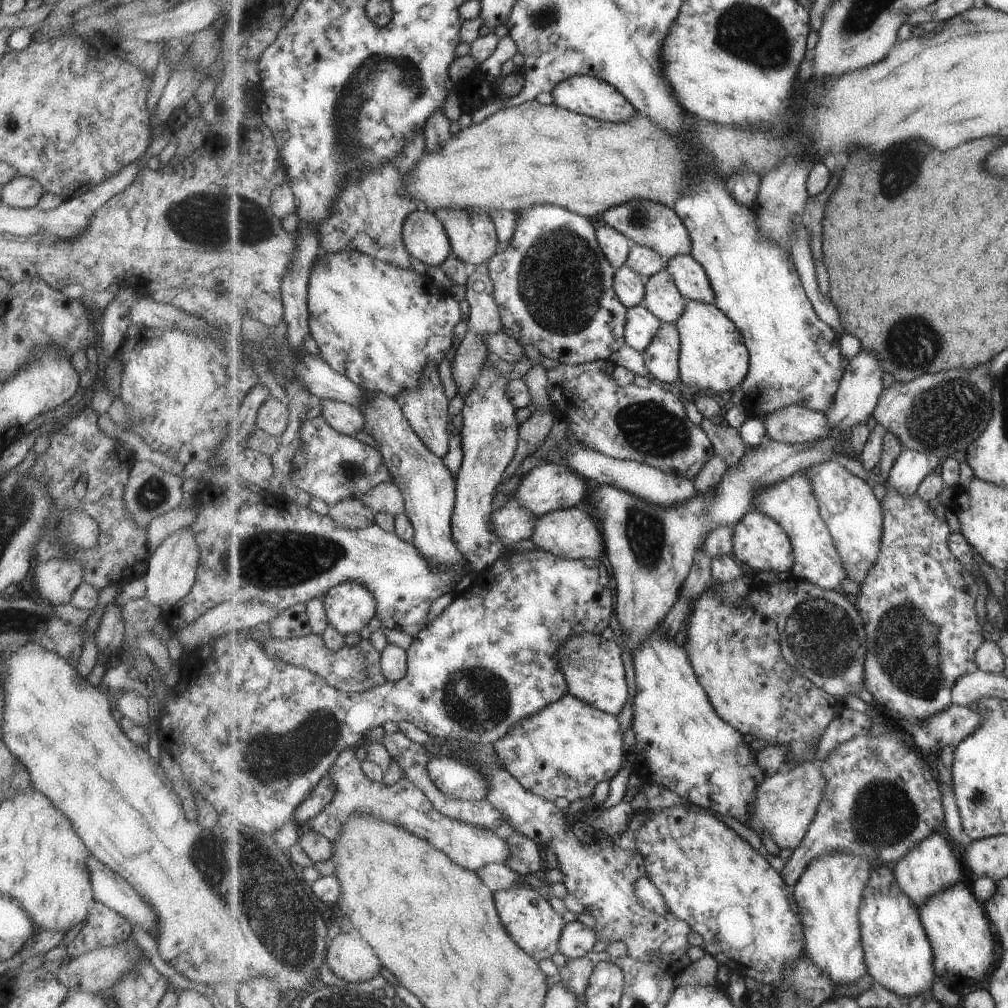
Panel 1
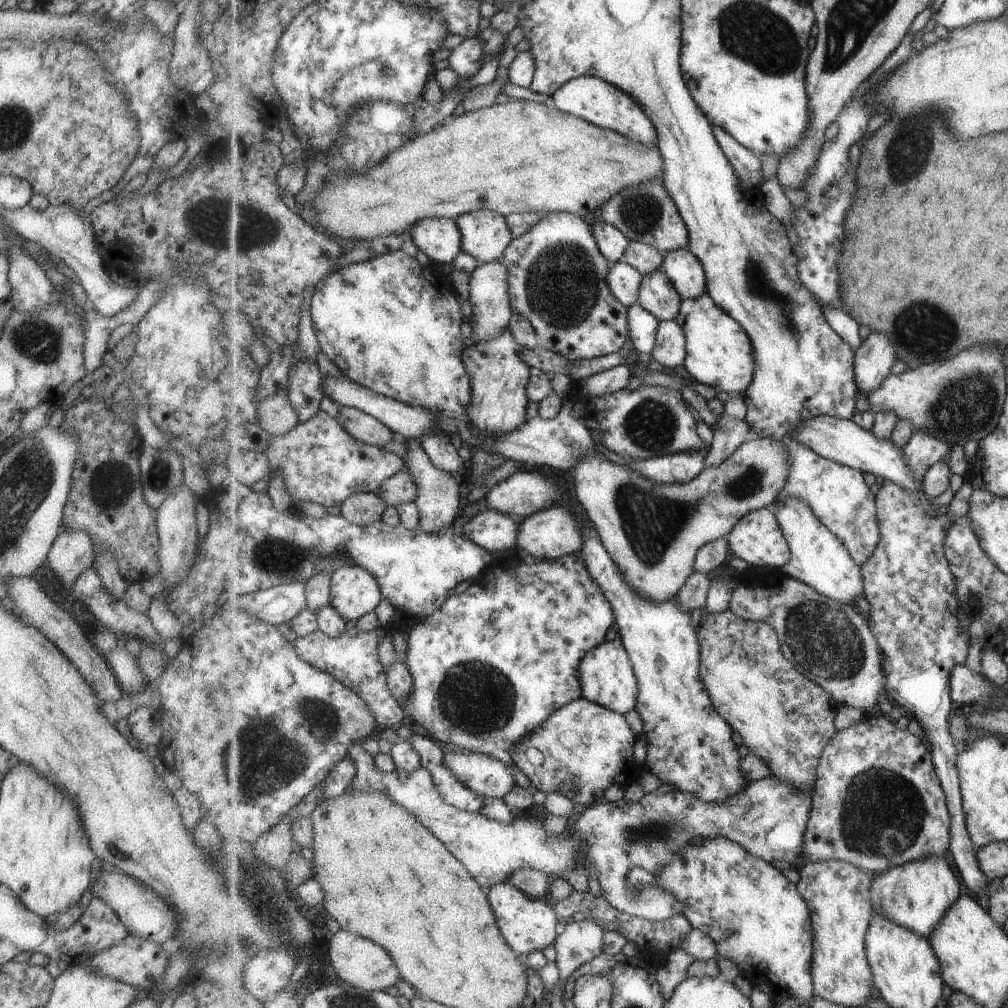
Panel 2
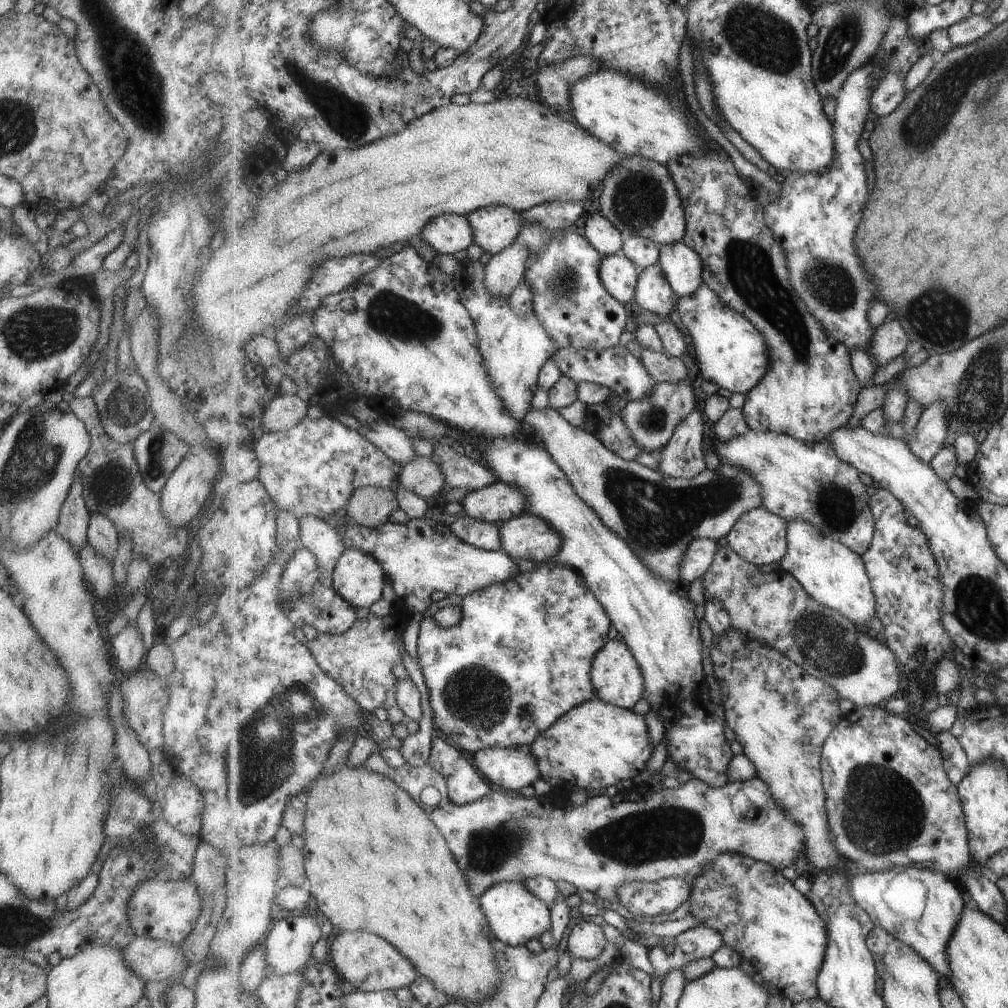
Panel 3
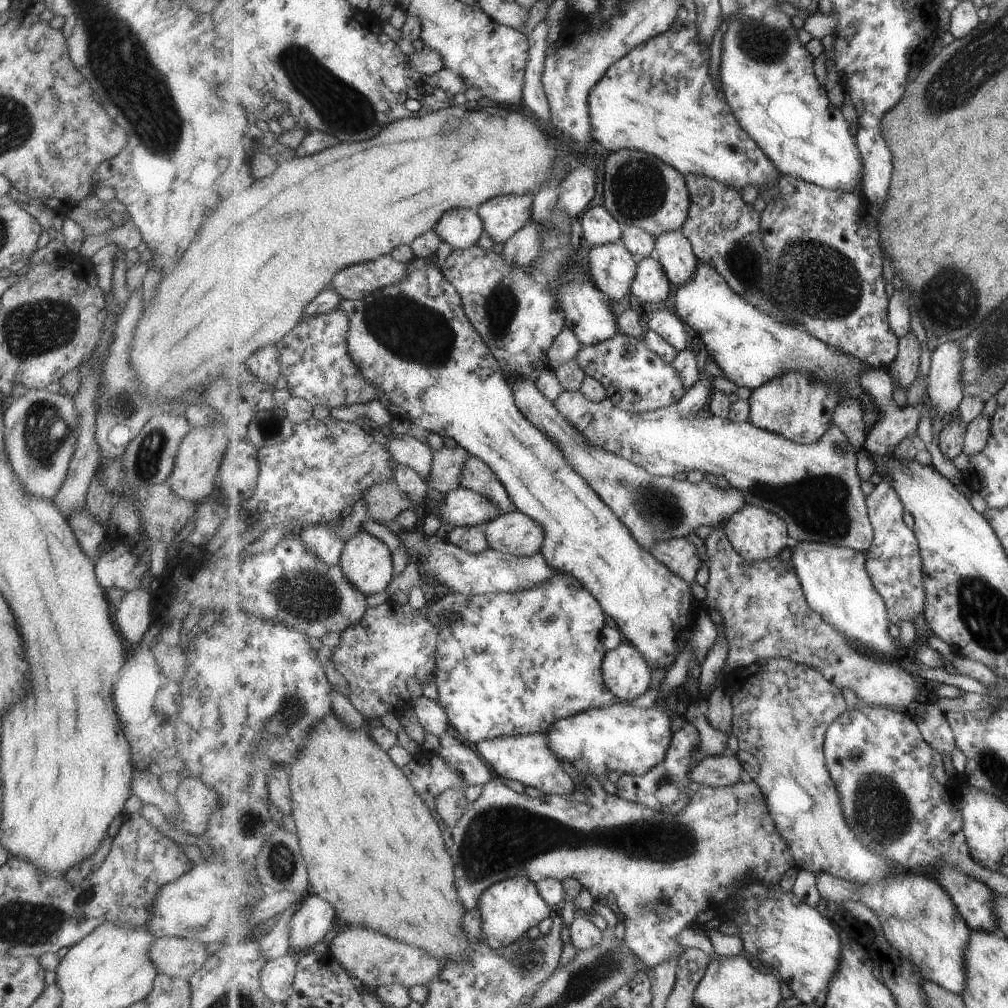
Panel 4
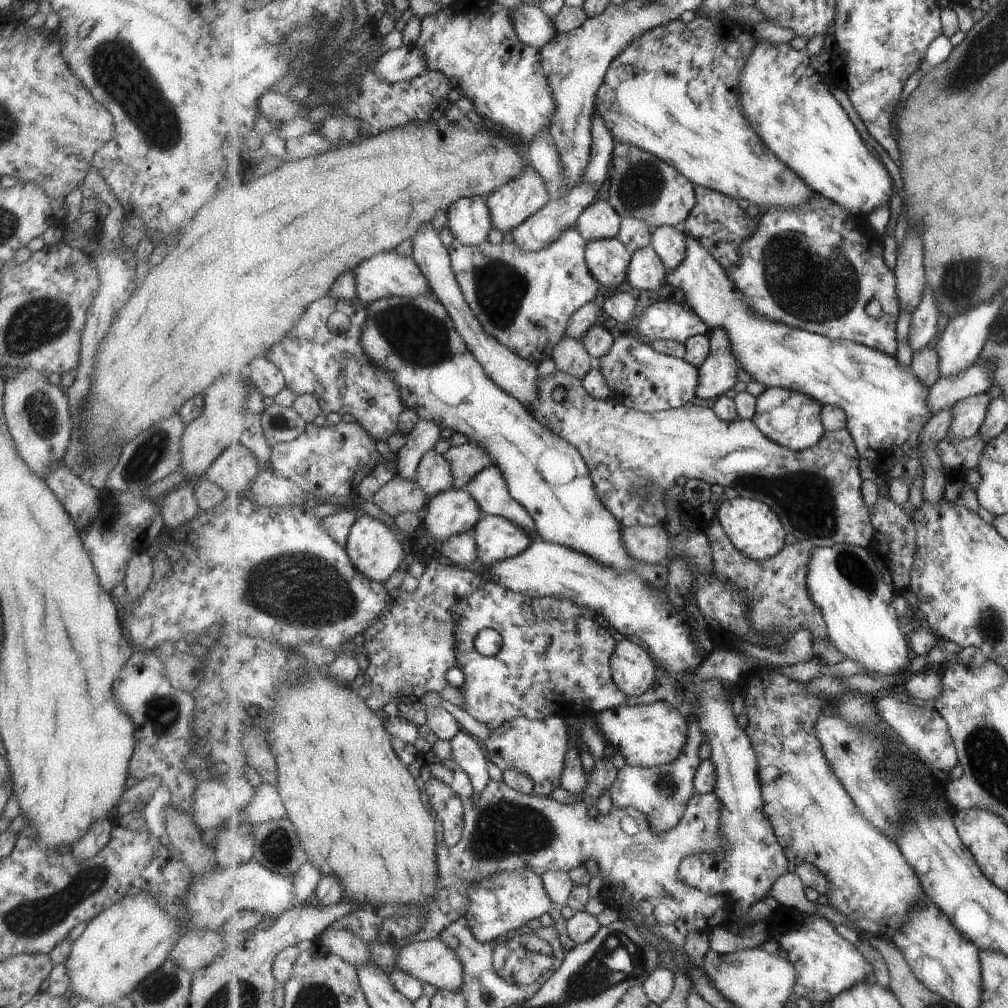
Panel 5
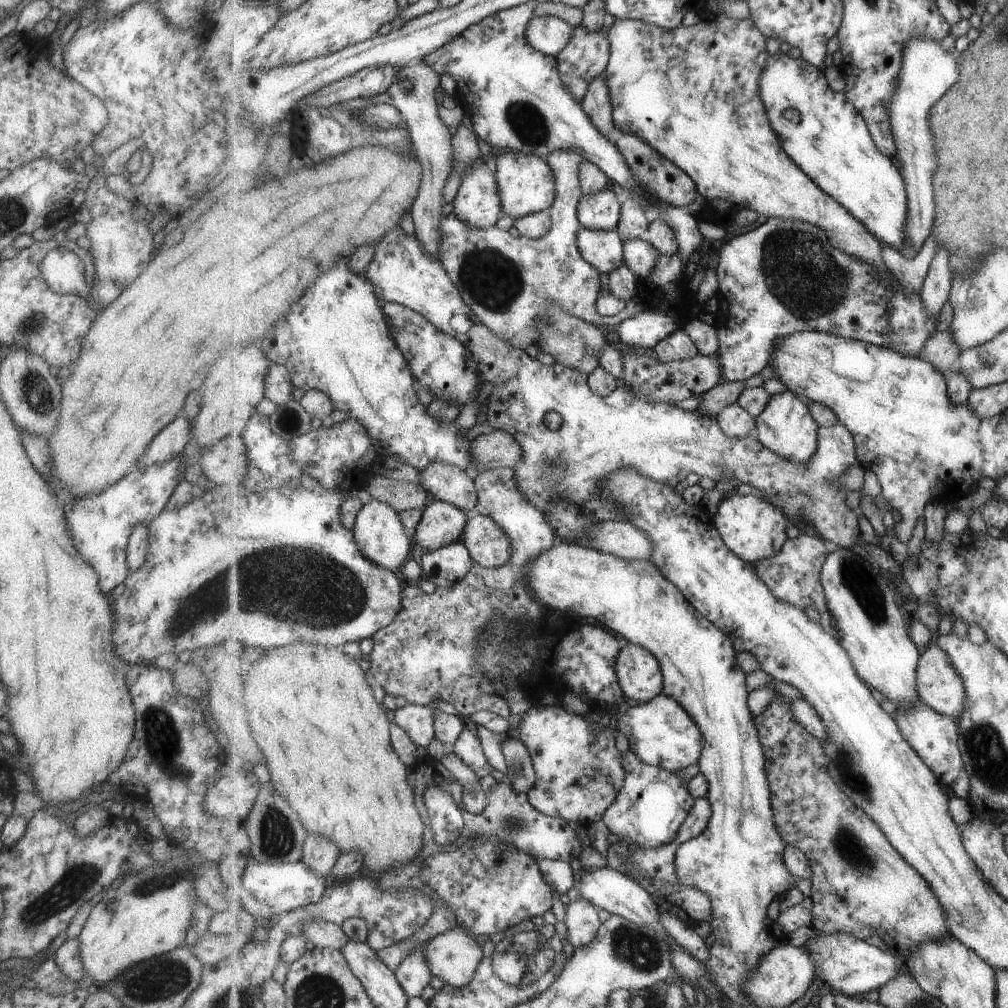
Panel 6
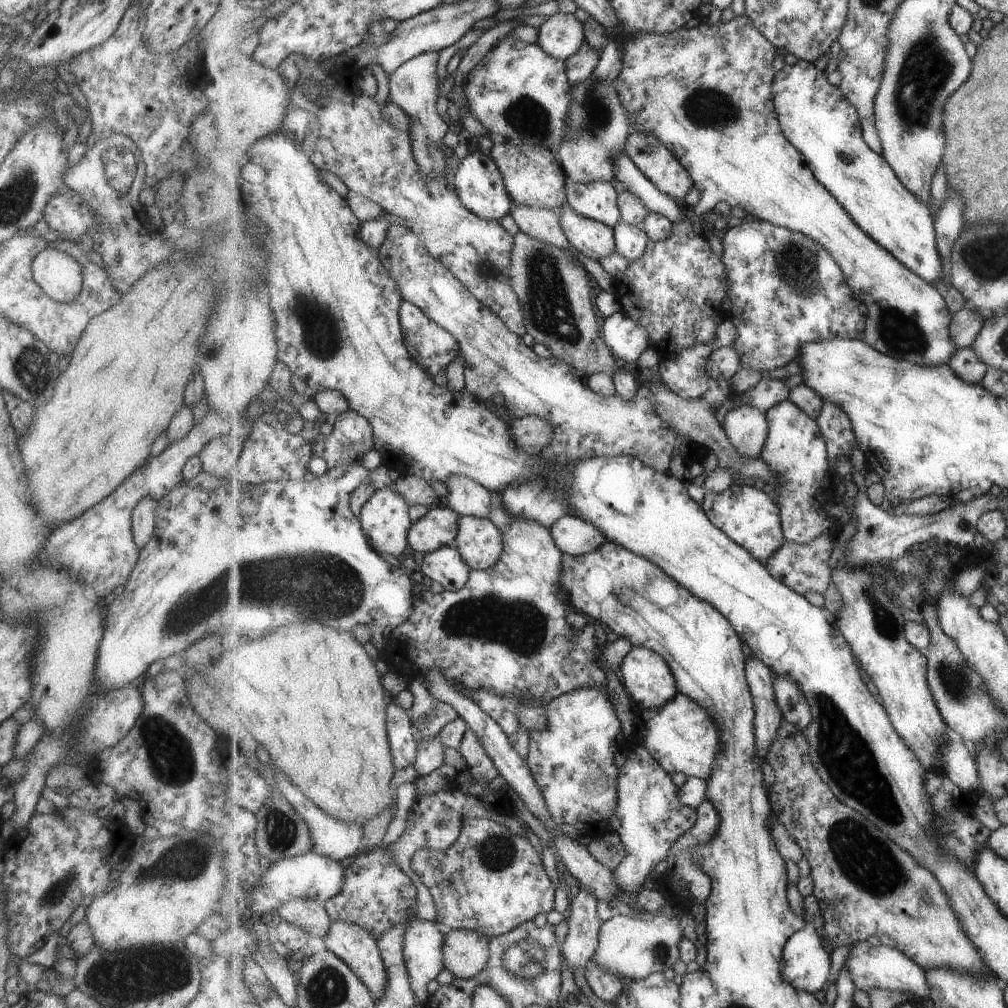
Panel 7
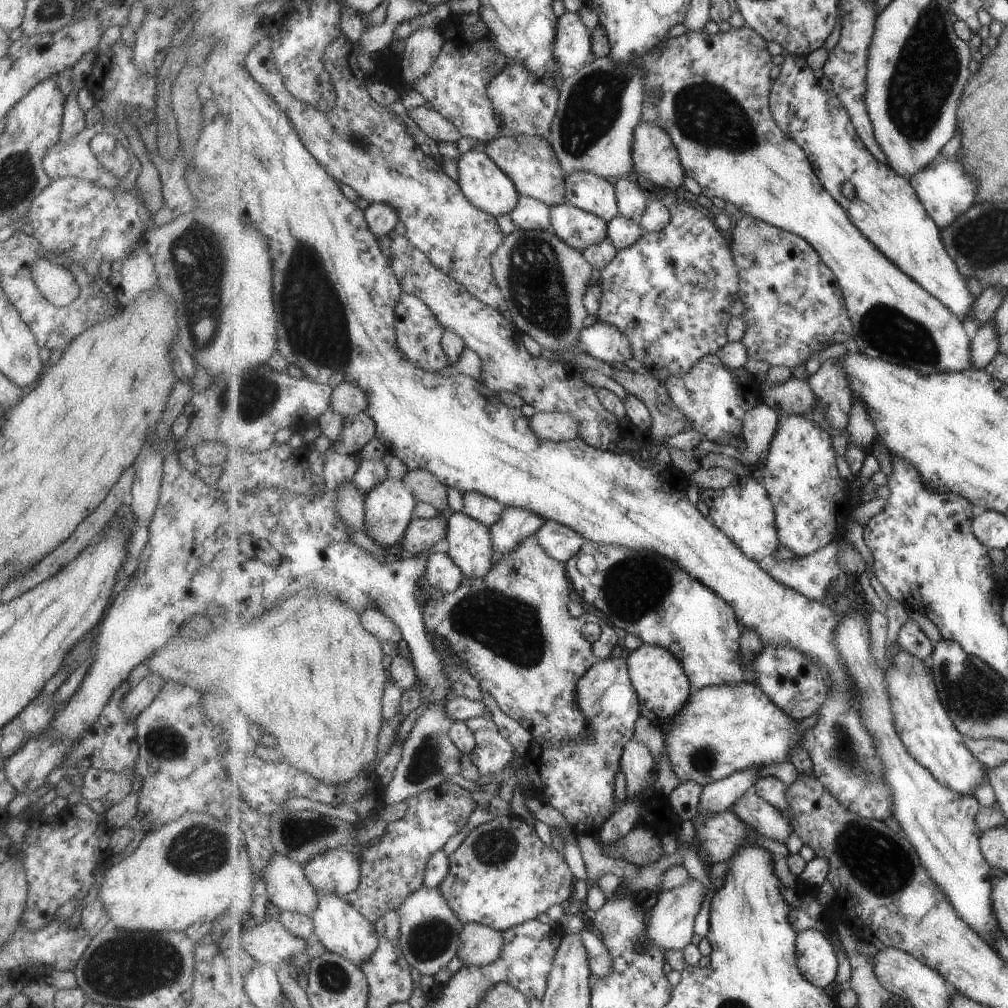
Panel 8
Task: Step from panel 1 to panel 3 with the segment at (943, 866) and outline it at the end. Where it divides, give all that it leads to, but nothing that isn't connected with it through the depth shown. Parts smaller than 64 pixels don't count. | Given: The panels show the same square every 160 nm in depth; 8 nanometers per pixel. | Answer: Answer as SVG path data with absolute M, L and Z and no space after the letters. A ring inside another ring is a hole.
M893 867L888 871L858 874L850 881L850 889L877 927L883 927L895 938L912 946L940 972L945 983L952 978L949 941L969 903L957 880L953 881L947 873L931 868Z

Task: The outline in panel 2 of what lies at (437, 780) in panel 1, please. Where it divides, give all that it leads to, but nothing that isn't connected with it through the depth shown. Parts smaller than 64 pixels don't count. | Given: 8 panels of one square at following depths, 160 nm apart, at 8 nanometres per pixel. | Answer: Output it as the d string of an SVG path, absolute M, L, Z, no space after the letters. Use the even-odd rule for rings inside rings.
M465 751L464 754L448 754L445 758L445 762L448 763L449 770L453 768L459 776L461 782L465 782L468 786L471 786L471 790L475 790L477 794L483 794L483 796L491 796L503 799L513 788L517 785L517 778L515 778L515 770L509 762L501 762L490 754L473 753Z

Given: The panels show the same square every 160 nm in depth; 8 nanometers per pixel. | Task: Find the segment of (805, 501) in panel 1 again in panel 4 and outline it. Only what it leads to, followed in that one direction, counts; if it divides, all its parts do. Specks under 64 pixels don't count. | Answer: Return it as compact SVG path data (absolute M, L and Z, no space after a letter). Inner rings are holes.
M798 542L793 548L791 560L812 610L849 640L863 644L870 656L889 656L893 660L893 654L900 647L899 640L889 634L892 616L889 615L888 603L868 572L867 557L867 554L848 547Z

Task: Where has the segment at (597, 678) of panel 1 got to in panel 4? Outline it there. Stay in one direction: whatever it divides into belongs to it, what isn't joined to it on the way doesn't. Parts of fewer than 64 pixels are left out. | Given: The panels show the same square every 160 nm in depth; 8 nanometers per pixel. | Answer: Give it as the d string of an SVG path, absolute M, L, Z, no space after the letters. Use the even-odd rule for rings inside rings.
M621 642L617 648L606 653L604 680L621 700L643 701L653 680L651 671L647 658L632 643Z

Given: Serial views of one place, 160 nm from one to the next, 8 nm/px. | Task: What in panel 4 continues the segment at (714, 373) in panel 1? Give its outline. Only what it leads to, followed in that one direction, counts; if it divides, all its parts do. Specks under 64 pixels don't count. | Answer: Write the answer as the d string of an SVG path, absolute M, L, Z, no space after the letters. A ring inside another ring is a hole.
M699 261L693 278L685 286L678 287L675 299L678 316L698 333L706 345L709 359L721 367L726 378L737 386L755 391L783 374L807 372L821 382L828 382L843 396L843 400L859 400L863 404L867 434L881 418L881 410L873 396L861 386L863 370L869 366L864 359L838 350L796 325L779 322L771 314L753 306L745 296L733 290L727 278L713 264Z

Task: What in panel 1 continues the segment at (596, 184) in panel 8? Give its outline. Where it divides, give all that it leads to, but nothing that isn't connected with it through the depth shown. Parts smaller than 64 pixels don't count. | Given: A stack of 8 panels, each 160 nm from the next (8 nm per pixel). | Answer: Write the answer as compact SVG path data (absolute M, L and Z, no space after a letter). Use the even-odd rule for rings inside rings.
M607 224L598 228L597 234L601 248L612 265L618 269L625 265L636 242Z

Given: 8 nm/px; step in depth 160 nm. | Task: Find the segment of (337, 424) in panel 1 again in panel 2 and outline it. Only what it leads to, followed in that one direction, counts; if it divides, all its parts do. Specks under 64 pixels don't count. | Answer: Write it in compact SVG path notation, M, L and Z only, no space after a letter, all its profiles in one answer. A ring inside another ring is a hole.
M339 406L339 422L354 438L365 444L383 447L389 442L398 440L381 420L356 407Z

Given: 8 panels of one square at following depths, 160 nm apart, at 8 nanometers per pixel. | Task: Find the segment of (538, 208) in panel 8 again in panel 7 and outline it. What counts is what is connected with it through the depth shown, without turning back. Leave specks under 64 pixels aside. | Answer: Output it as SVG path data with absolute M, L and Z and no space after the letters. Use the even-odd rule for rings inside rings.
M515 205L511 214L525 234L562 249L572 246L554 210Z

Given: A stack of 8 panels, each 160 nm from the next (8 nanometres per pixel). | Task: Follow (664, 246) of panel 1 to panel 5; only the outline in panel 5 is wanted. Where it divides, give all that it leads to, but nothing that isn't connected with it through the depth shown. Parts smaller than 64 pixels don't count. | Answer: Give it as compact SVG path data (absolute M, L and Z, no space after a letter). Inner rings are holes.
M620 142L614 155L609 200L621 217L633 216L645 220L653 229L664 225L682 225L697 205L694 183L676 167L639 146Z

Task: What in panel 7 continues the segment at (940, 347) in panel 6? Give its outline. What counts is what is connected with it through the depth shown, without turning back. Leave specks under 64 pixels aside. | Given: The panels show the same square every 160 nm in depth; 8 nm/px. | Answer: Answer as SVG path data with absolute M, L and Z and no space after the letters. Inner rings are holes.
M964 307L953 315L950 337L958 349L972 347L985 323L981 313Z

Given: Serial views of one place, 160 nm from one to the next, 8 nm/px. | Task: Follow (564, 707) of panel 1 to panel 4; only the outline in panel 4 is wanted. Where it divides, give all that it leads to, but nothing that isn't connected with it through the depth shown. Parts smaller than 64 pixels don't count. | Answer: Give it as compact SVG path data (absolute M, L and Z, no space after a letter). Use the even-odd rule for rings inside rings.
M615 704L613 706L603 706L593 708L574 716L563 718L555 722L549 731L549 742L557 752L557 758L569 762L576 771L595 774L603 779L607 772L617 770L622 774L645 775L653 767L662 764L668 757L669 748L672 746L675 732L673 732L673 718L669 711L662 711L657 707L643 707L640 704L623 706Z

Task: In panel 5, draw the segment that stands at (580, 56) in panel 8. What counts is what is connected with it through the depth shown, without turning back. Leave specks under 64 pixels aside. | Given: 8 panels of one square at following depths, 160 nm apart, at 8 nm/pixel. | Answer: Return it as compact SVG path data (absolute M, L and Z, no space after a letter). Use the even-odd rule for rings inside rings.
M522 3L512 10L517 33L524 44L542 51L553 38L557 38L556 23L547 12L538 5Z

